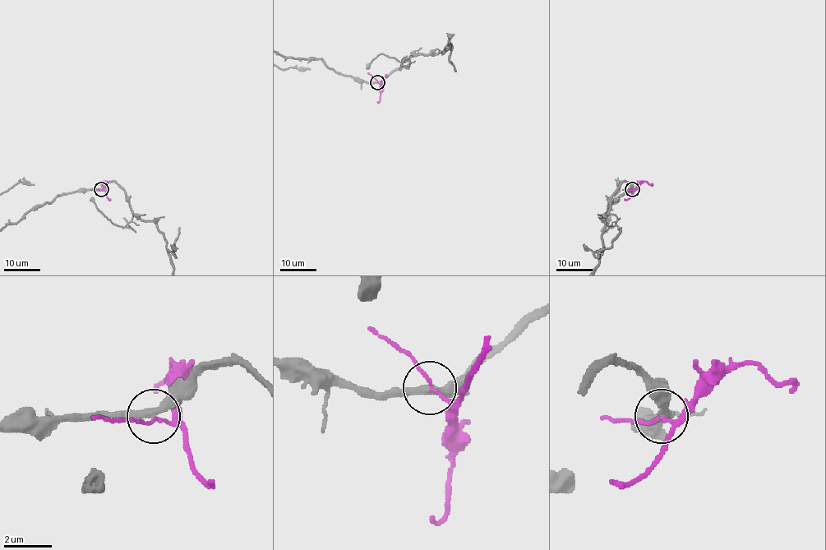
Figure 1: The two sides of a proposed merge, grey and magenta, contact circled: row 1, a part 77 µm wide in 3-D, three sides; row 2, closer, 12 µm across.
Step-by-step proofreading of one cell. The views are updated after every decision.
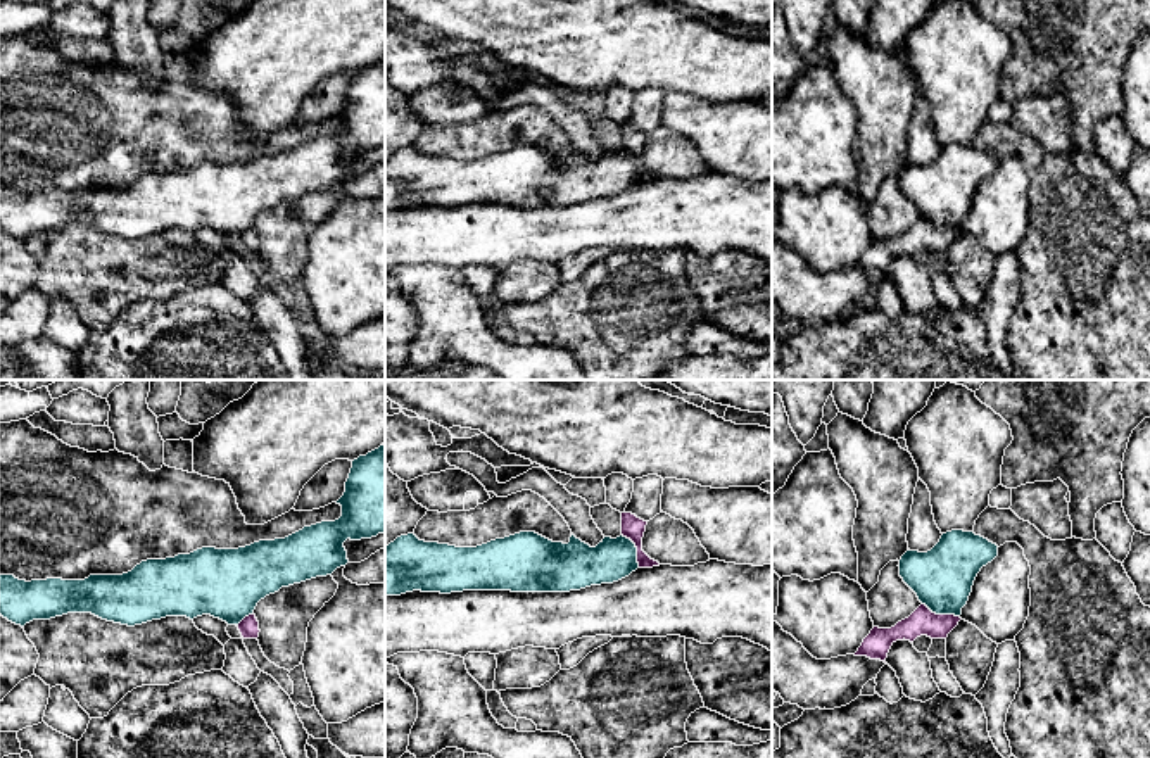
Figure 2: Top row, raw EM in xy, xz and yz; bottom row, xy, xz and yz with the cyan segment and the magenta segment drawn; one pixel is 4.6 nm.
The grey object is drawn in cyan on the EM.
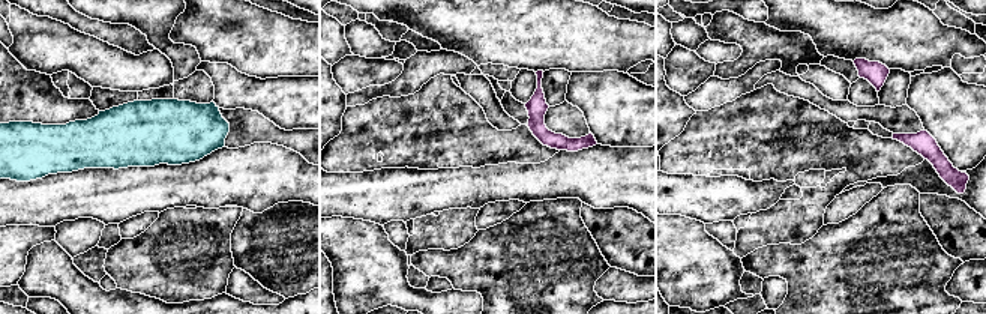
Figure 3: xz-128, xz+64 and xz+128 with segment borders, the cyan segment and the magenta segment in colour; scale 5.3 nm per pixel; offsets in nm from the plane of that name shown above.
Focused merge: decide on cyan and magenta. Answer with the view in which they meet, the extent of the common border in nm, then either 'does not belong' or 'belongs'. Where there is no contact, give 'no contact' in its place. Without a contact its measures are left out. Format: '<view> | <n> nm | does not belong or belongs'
yz | 190 nm | does not belong

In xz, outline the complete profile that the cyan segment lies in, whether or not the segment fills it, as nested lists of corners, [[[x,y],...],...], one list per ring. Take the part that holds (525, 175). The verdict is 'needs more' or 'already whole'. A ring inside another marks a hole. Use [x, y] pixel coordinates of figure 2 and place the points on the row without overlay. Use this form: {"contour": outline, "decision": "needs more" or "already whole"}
{"contour": [[[520,145],[477,161],[456,161],[425,155],[408,147],[385,159],[385,211],[413,204],[440,207],[463,204],[570,205],[618,195],[637,181],[637,161],[623,148],[604,150],[591,161],[573,147],[570,155],[563,157],[535,145]]], "decision": "already whole"}

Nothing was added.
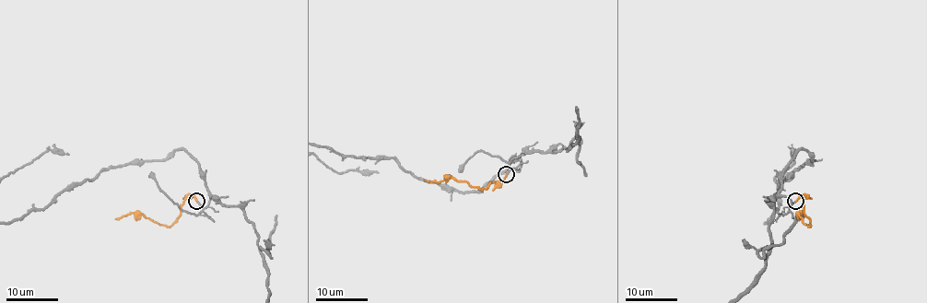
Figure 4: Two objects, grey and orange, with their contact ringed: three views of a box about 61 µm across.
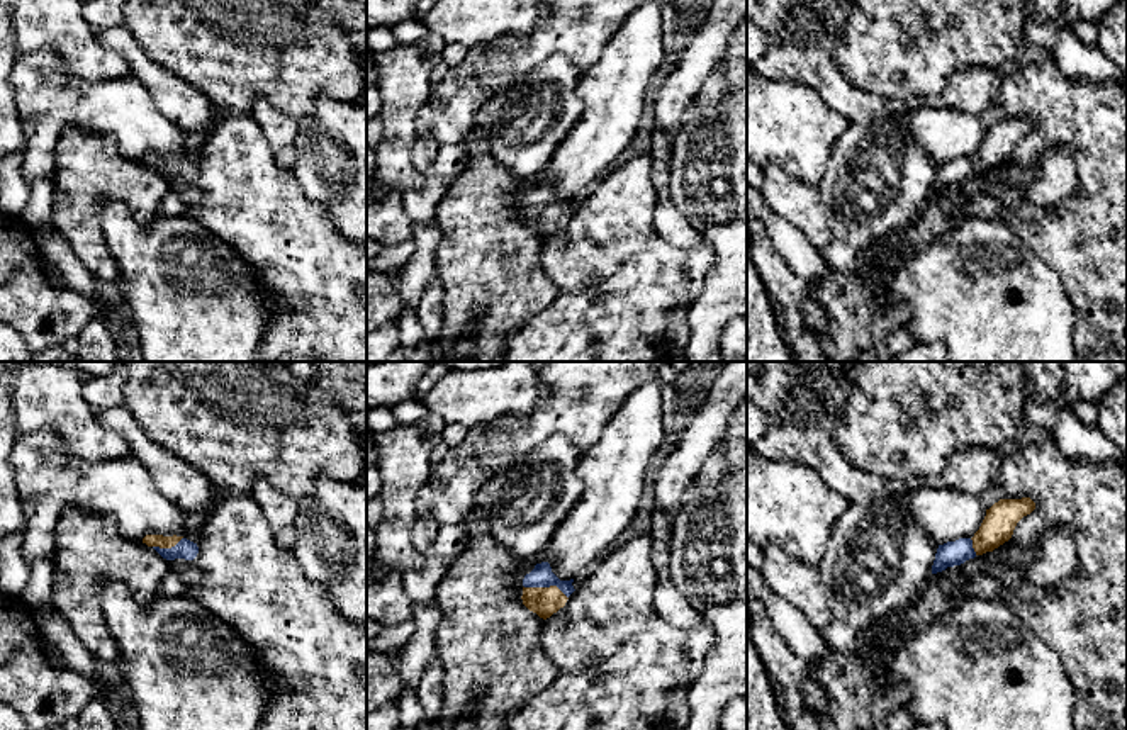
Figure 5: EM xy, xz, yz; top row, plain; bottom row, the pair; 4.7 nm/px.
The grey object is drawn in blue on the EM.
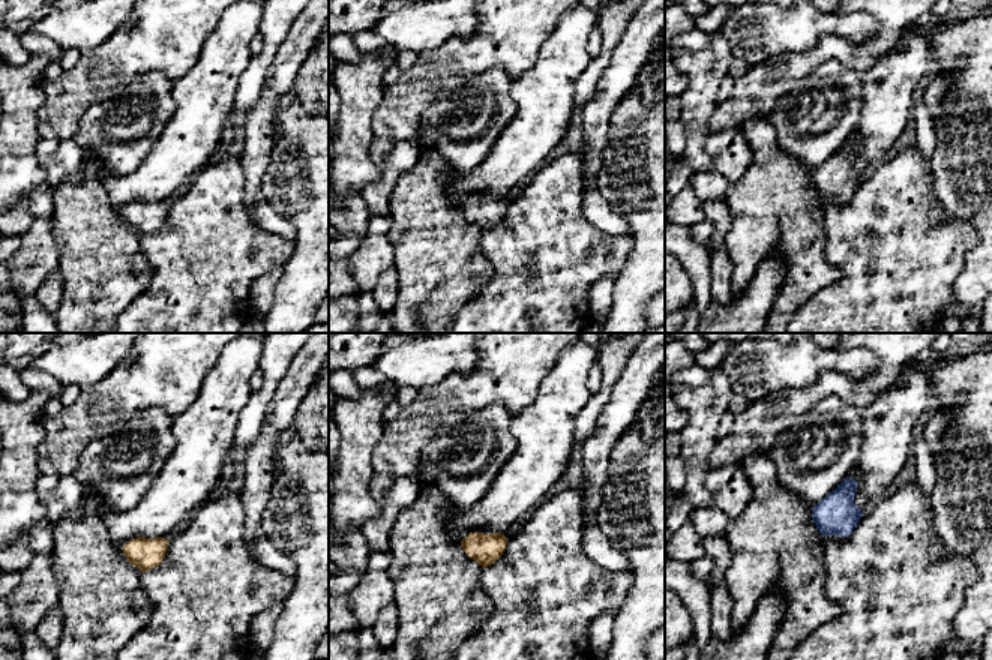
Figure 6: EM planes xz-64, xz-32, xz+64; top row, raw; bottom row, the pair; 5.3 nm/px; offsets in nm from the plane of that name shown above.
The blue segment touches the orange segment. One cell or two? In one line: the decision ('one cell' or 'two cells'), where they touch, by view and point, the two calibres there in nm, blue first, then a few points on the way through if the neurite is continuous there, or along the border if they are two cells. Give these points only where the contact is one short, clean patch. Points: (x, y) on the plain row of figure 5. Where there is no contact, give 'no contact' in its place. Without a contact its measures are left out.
one cell; meets blue in xz at (547, 206); 110 nm thick on the blue side, 140 nm on the other; runs through xz (542, 196), (547, 206), (543, 221)

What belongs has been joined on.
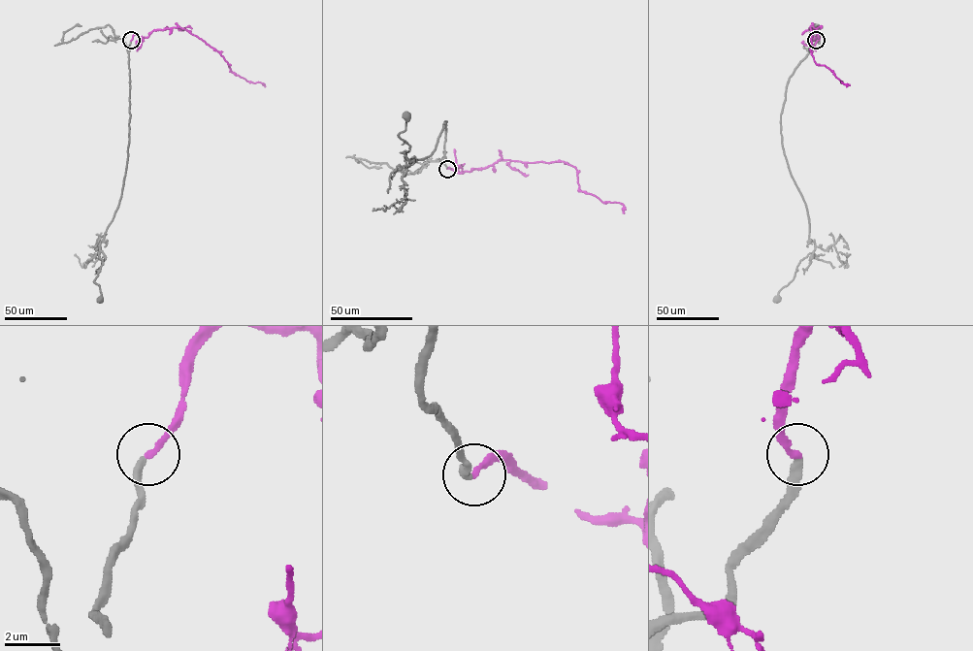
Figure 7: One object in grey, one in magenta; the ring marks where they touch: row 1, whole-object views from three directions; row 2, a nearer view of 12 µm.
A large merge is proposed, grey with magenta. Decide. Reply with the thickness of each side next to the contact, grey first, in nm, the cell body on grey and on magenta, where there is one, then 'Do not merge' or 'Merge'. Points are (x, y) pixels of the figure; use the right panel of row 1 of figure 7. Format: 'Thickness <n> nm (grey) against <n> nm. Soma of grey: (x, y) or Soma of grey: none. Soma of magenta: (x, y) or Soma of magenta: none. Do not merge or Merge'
Thickness 300 nm (grey) against 240 nm. Soma of grey: (776, 300). Soma of magenta: none. Merge

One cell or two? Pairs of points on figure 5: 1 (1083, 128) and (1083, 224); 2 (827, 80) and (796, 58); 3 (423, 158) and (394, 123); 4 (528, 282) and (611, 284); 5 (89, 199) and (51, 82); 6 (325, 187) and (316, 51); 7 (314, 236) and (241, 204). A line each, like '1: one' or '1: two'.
1: one
2: one
3: two
4: two
5: two
6: two
7: one

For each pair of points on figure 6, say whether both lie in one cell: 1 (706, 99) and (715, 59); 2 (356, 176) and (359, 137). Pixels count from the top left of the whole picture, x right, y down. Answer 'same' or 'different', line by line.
1: same
2: same

